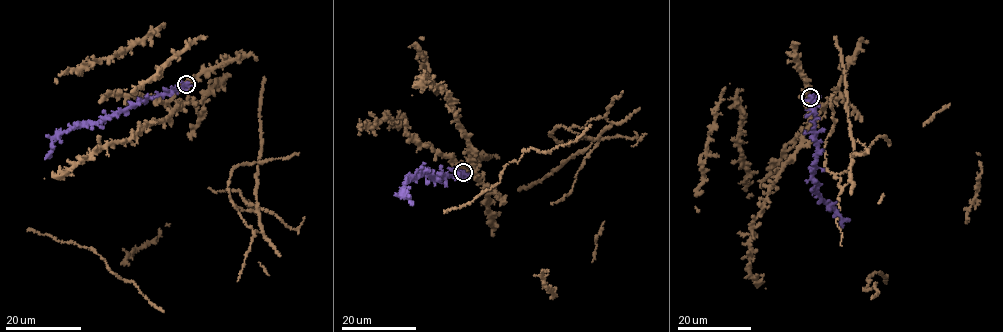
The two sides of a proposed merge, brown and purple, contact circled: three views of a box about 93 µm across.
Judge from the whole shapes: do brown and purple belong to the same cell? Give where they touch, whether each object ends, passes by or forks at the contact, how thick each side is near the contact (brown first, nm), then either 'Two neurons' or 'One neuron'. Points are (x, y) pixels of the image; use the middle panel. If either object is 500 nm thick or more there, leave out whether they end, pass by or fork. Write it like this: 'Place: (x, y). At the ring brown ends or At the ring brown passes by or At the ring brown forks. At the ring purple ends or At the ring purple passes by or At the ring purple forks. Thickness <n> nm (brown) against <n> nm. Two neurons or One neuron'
Place: (463, 172). At the ring brown forks. At the ring purple forks. Thickness 480 nm (brown) against 440 nm. One neuron

